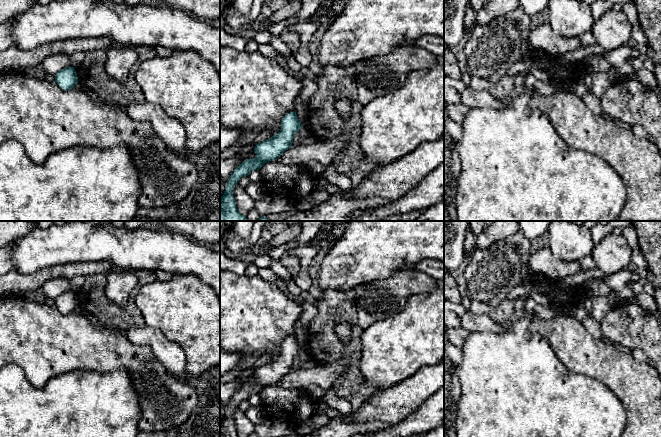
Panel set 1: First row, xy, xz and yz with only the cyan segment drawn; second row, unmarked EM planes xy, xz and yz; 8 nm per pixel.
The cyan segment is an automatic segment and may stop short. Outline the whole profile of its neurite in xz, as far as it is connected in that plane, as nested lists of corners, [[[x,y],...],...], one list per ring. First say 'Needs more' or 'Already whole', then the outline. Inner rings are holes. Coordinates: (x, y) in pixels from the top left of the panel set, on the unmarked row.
Already whole. [[[296,336],[287,337],[282,342],[280,355],[255,370],[256,381],[243,385],[229,401],[224,418],[220,421],[220,437],[240,437],[233,421],[235,409],[241,401],[248,400],[251,395],[259,394],[265,387],[279,382],[290,372],[295,357],[302,350]]]

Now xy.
Already whole. [[[73,291],[64,292],[55,299],[55,306],[63,314],[74,312],[78,305],[75,292]]]

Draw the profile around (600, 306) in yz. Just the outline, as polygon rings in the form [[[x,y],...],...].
[[[593,296],[591,302],[591,315],[596,321],[600,322],[610,310],[608,299],[606,296]]]

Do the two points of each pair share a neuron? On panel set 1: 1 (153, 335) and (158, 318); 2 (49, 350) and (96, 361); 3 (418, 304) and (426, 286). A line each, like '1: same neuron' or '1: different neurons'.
1: different neurons
2: same neuron
3: different neurons

